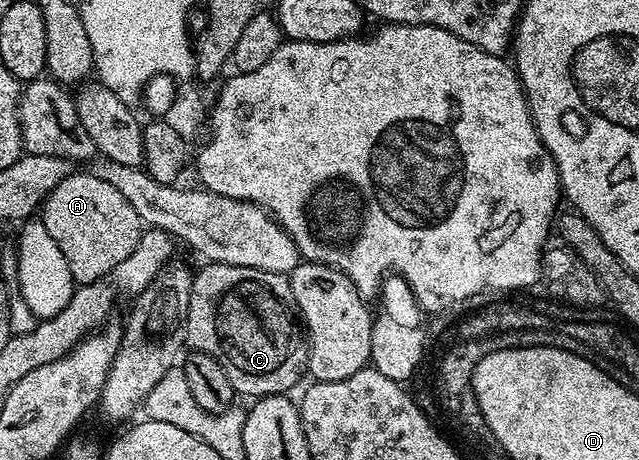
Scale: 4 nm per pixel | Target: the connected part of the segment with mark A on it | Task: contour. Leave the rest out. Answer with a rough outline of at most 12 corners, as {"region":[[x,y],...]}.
{"region":[[68,175],[39,211],[74,284],[100,283],[143,224],[115,185]]}

